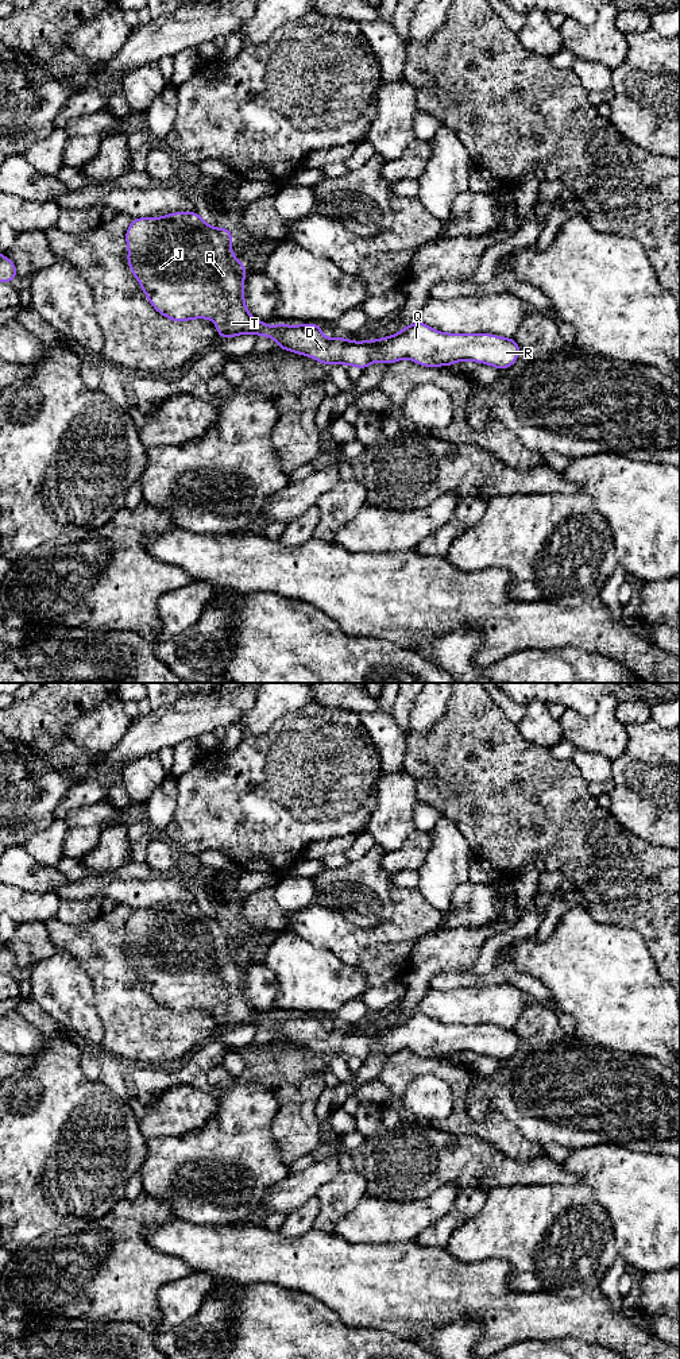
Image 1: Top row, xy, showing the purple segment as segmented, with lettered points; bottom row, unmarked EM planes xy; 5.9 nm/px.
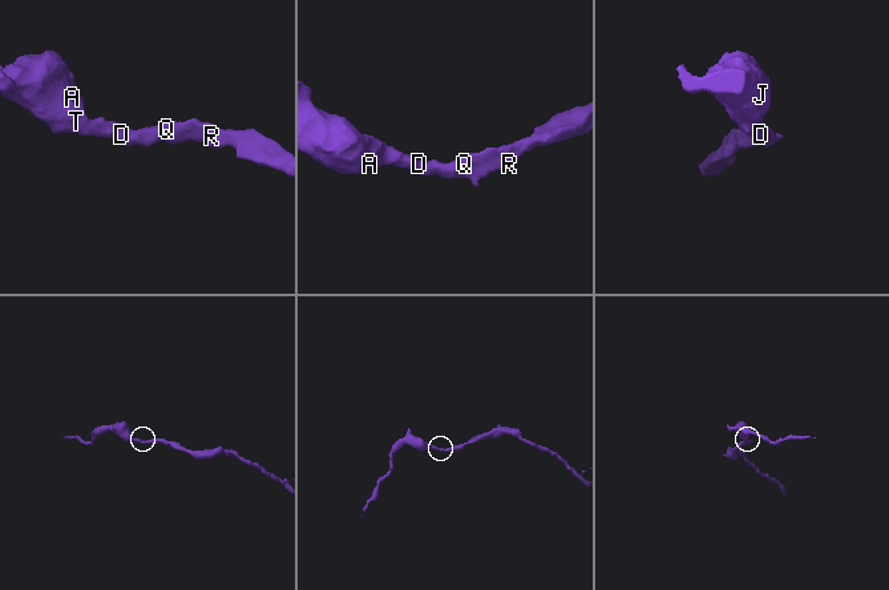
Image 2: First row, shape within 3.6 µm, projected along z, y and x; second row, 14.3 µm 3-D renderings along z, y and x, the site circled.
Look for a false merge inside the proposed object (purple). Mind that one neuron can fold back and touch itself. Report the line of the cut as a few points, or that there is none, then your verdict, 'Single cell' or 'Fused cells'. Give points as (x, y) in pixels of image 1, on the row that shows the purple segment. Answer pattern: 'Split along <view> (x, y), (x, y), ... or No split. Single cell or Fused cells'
No split. Single cell

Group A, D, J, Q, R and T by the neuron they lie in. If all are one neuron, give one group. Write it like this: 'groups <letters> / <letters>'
groups A D J Q R T

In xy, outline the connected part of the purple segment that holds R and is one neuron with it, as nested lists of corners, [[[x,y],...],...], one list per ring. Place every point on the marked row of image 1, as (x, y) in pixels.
[[[177,212],[163,217],[132,219],[125,232],[128,246],[128,266],[139,281],[148,301],[162,316],[173,321],[209,318],[216,324],[221,339],[244,333],[268,336],[281,350],[306,355],[324,363],[356,366],[360,370],[375,362],[393,364],[399,359],[410,359],[425,367],[451,366],[461,360],[474,360],[497,367],[513,366],[519,354],[519,344],[510,337],[491,333],[445,333],[417,321],[393,336],[351,341],[340,336],[327,339],[318,324],[293,325],[277,323],[271,329],[268,323],[254,318],[244,304],[246,266],[235,258],[231,248],[229,228],[215,228],[206,224],[197,212]]]

